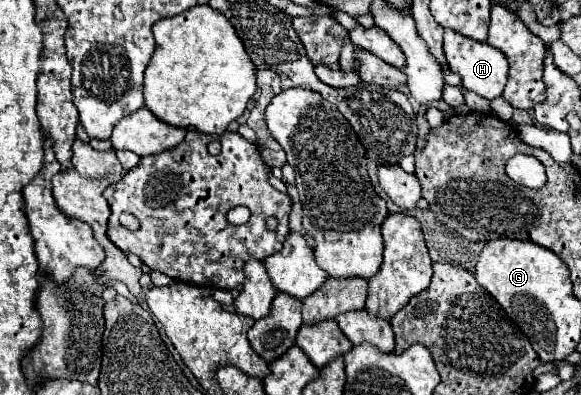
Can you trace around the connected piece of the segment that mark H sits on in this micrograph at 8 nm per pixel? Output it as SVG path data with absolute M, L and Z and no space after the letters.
M445 28L443 50L445 50L445 58L451 66L451 72L457 72L461 76L463 86L467 90L471 90L487 100L493 100L493 98L503 94L503 88L507 84L509 64L507 64L507 58L501 50L489 46L487 42L479 42L479 40L469 38L469 36L463 36L461 32L457 32L453 28Z

